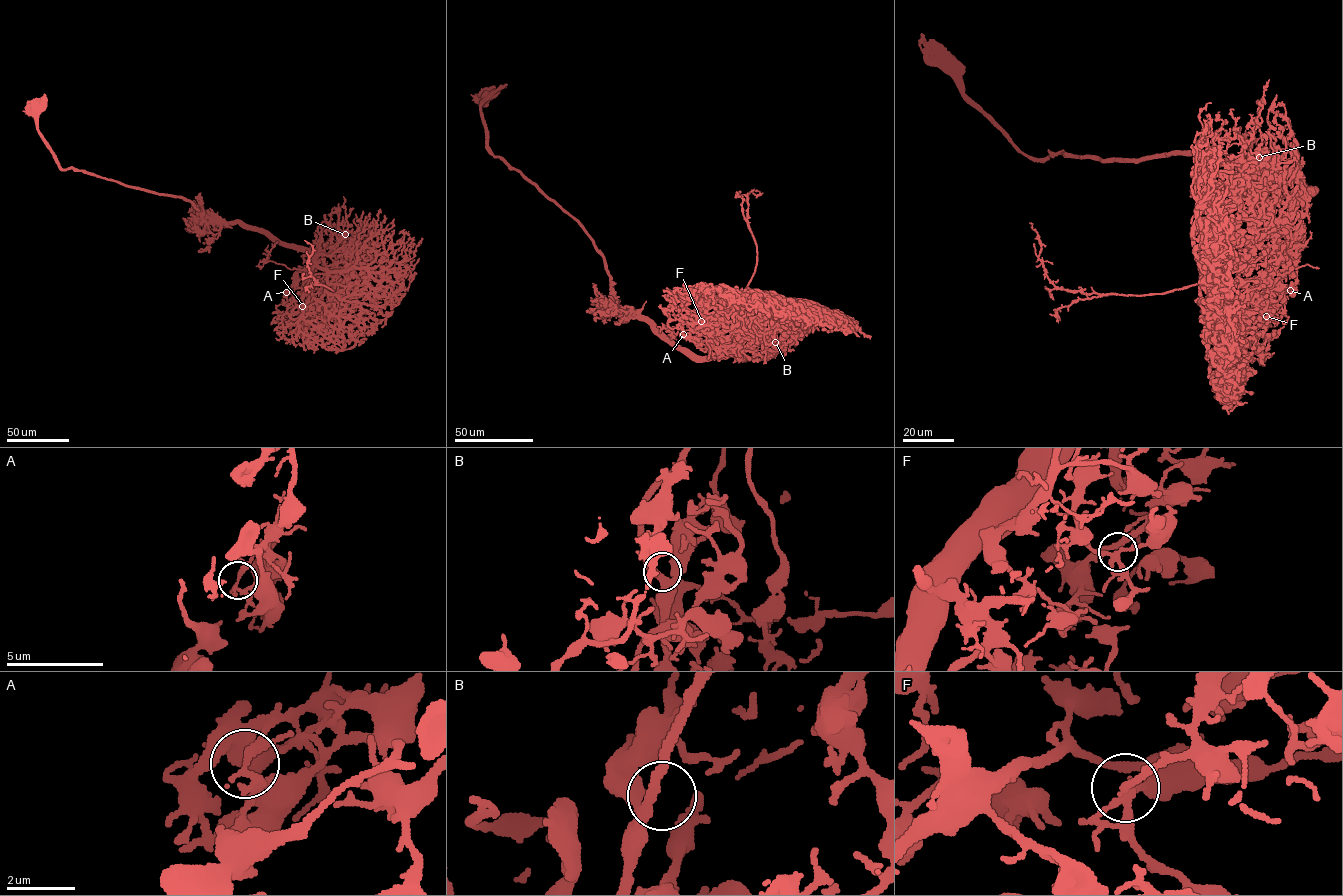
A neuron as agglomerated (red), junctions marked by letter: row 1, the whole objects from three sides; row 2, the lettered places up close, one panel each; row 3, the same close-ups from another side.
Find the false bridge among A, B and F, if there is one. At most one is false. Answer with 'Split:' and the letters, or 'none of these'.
Split: A

